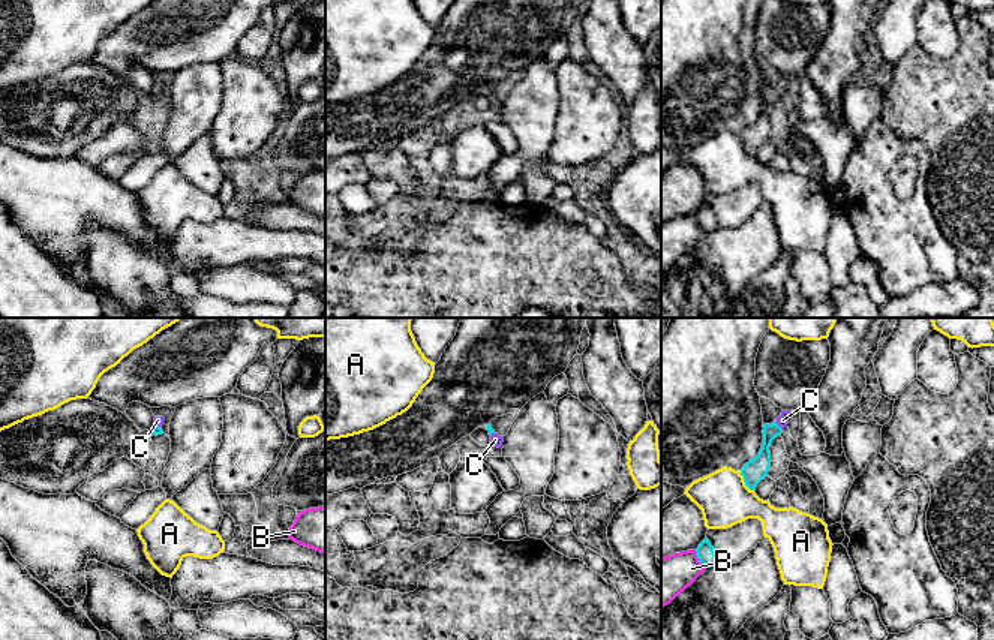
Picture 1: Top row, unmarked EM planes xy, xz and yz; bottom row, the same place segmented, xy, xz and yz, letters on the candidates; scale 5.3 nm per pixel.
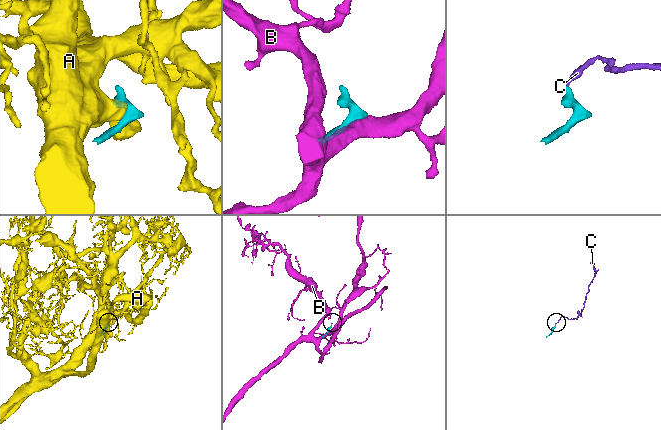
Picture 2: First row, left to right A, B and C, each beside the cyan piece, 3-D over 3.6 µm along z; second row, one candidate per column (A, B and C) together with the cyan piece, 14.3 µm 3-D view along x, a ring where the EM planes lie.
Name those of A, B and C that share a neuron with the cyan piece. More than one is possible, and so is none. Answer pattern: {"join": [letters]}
{"join": ["C"]}

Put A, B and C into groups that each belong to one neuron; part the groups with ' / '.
A / B / C

